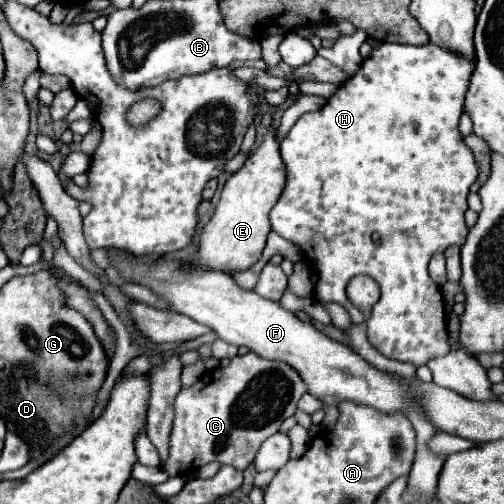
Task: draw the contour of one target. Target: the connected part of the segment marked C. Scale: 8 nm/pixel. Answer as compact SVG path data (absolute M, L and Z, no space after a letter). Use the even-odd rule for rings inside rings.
M254 352L234 356L228 366L206 372L200 382L176 396L170 450L162 468L172 476L188 474L208 462L246 470L262 442L280 430L284 418L294 416L302 394L306 394L306 384L292 366L260 358Z

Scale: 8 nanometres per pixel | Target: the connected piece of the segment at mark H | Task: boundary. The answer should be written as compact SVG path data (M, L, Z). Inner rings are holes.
M382 42L378 48L374 48L370 52L370 56L366 56L362 60L360 70L350 80L346 80L334 92L334 96L328 98L326 106L318 112L302 114L280 144L282 160L284 160L286 170L288 170L288 182L286 182L286 188L284 188L278 204L270 212L272 230L278 232L280 236L284 236L286 240L290 240L292 244L300 246L302 252L306 254L306 258L310 258L316 264L320 280L314 288L314 294L320 302L338 302L338 304L342 304L348 310L354 324L366 322L368 340L380 354L386 354L388 358L410 362L410 364L416 364L416 366L424 366L430 358L446 356L446 352L450 352L442 292L440 292L440 286L430 280L426 266L428 266L428 262L434 254L446 252L446 248L450 248L450 246L462 246L466 242L466 236L468 236L468 226L464 222L466 196L470 192L470 186L478 178L478 164L476 164L476 158L474 158L472 150L462 142L462 136L460 136L460 130L458 130L458 120L460 120L462 110L464 110L464 98L466 98L466 92L468 92L468 86L470 86L472 72L474 72L474 62L472 60L468 60L464 56L458 56L458 52L450 52L450 50L446 50L442 46L436 46L432 42L422 44L422 46ZM372 232L380 234L380 242L372 240ZM358 274L366 274L366 276L374 278L380 286L380 292L382 292L380 302L374 304L368 318L346 296L346 286L348 286L350 278L354 278Z

